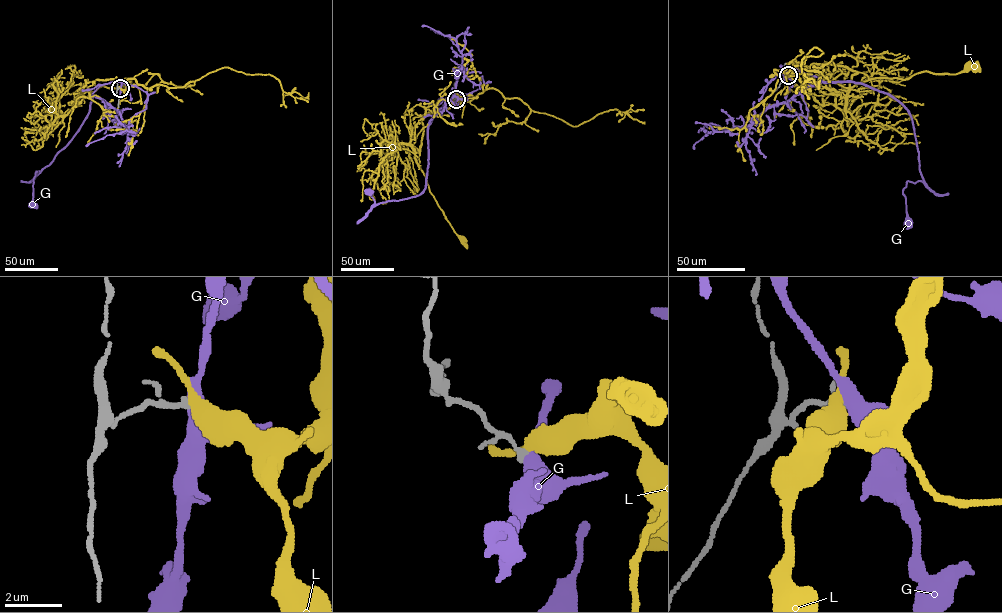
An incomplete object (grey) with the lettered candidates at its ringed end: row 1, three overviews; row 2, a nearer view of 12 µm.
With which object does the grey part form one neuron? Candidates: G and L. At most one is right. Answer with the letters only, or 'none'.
none

